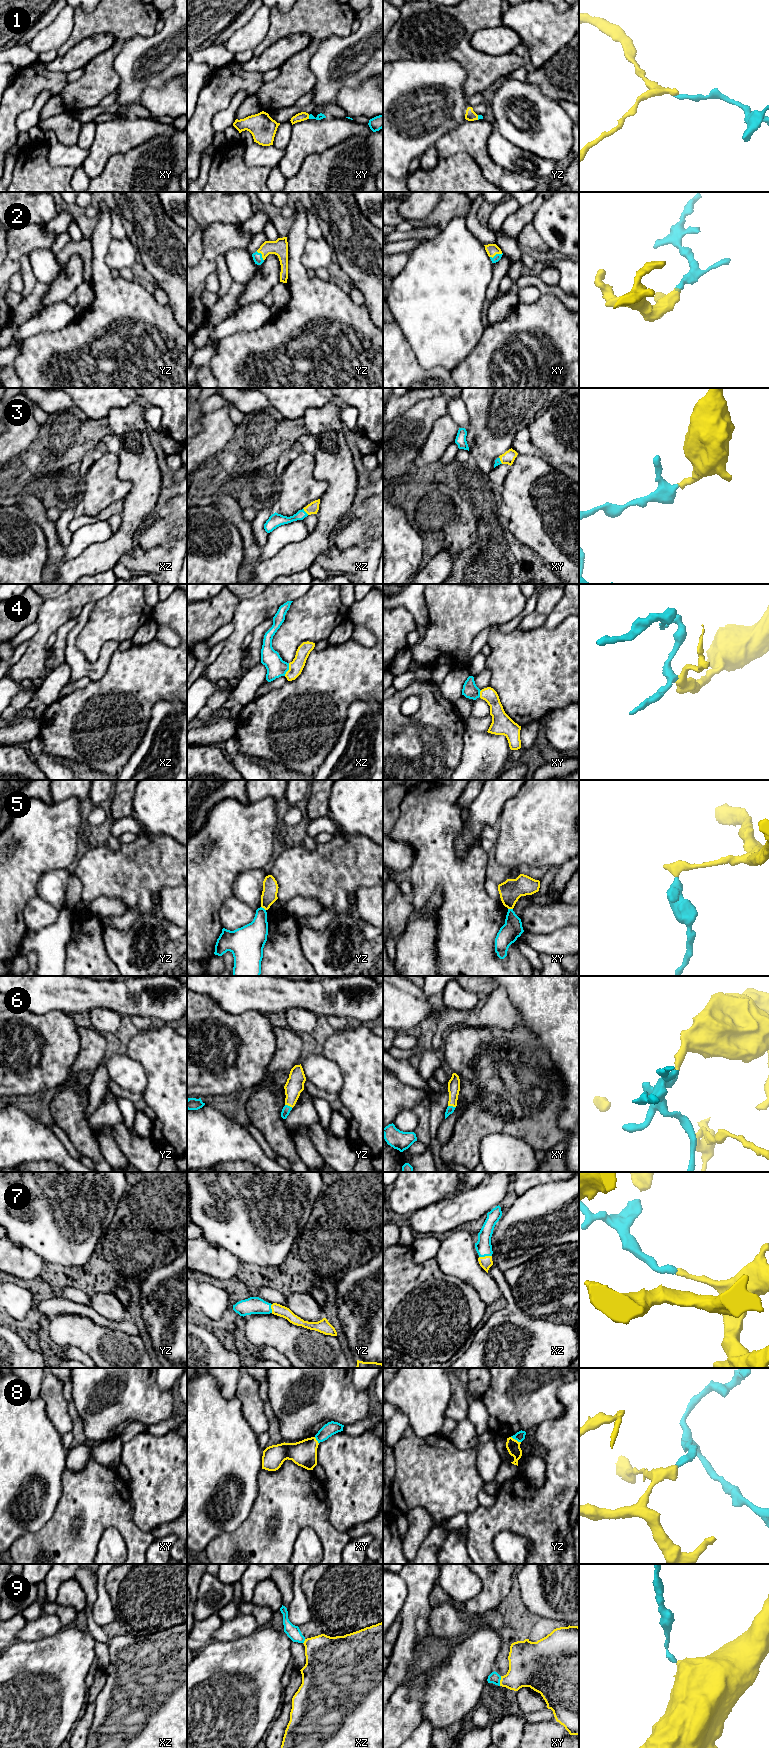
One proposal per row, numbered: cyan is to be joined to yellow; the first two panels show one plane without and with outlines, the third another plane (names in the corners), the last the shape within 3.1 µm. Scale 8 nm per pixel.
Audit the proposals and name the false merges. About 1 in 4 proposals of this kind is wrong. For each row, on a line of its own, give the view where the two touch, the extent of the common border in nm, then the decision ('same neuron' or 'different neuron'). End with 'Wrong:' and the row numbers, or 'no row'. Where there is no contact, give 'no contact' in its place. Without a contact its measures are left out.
1: meets yellow in xy; contact 30 nm long; same neuron
2: meets yellow in xy; contact 110 nm long; same neuron
3: meets yellow in xz; contact 70 nm long; same neuron
4: meets yellow in xz; contact 110 nm long; same neuron
5: meets yellow in yz; contact 50 nm long; different neuron
6: meets yellow in xy; contact 70 nm long; same neuron
7: meets yellow in xz; contact 110 nm long; same neuron
8: meets yellow in yz; contact 90 nm long; different neuron
9: meets yellow in xy; contact 80 nm long; same neuron
Wrong: 5, 8

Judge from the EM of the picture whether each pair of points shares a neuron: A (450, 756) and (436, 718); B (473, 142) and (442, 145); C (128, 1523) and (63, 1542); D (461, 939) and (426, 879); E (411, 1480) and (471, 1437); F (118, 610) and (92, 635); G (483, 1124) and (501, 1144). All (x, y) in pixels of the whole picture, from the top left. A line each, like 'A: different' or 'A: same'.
A: same
B: same
C: same
D: same
E: different
F: same
G: different

